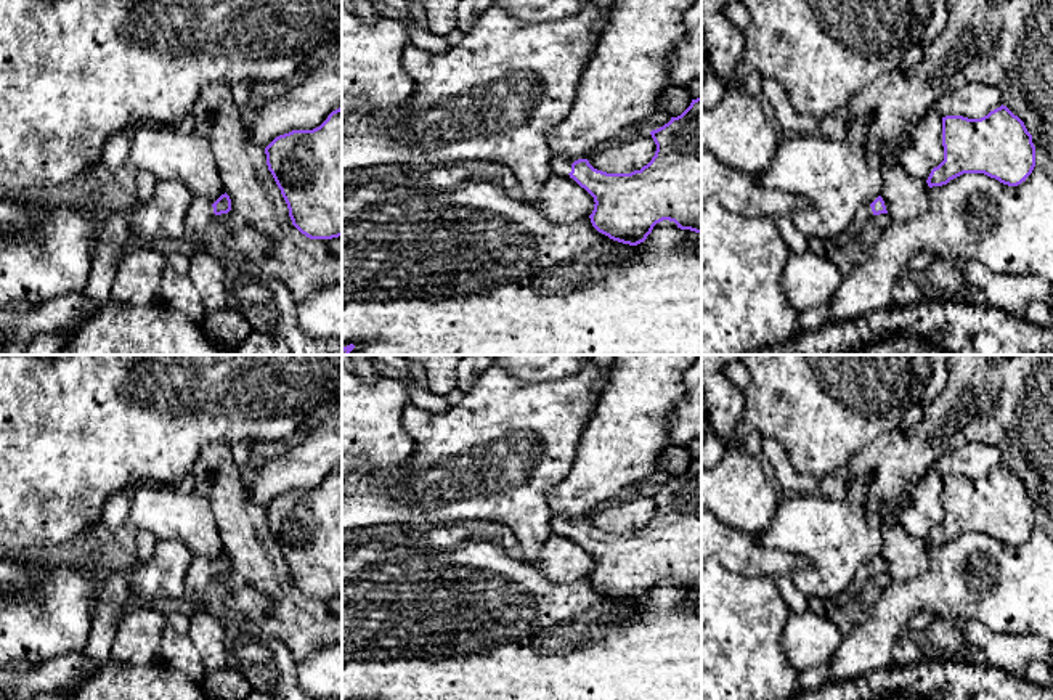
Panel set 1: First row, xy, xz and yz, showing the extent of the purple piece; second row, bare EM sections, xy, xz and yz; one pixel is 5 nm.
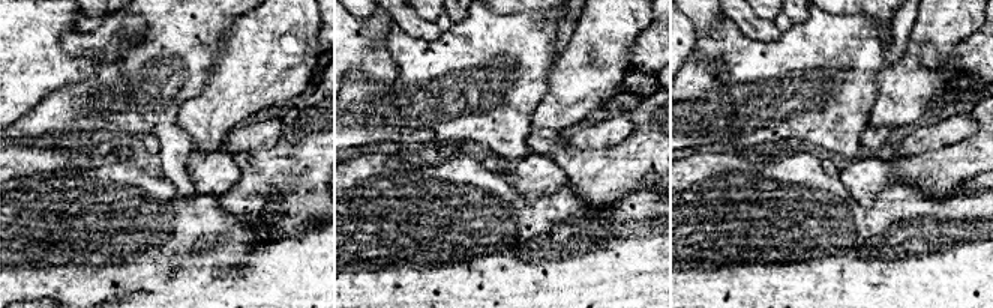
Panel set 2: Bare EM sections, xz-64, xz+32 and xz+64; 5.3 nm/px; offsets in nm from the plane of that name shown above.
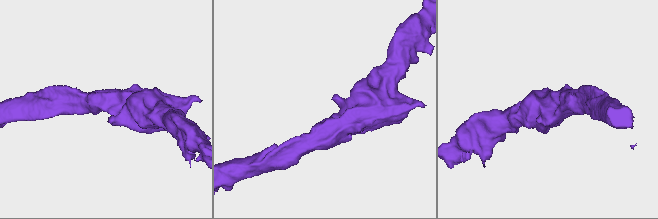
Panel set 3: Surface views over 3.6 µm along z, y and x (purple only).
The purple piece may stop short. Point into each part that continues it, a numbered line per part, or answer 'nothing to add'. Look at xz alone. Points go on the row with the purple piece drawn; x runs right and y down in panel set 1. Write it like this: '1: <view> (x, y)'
1: xz (561, 166)

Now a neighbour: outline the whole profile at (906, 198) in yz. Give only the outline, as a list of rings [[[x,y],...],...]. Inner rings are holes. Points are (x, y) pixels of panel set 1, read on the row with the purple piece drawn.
[[[901,162],[886,164],[881,172],[881,197],[888,215],[896,223],[909,223],[929,204],[928,183],[912,177]]]

